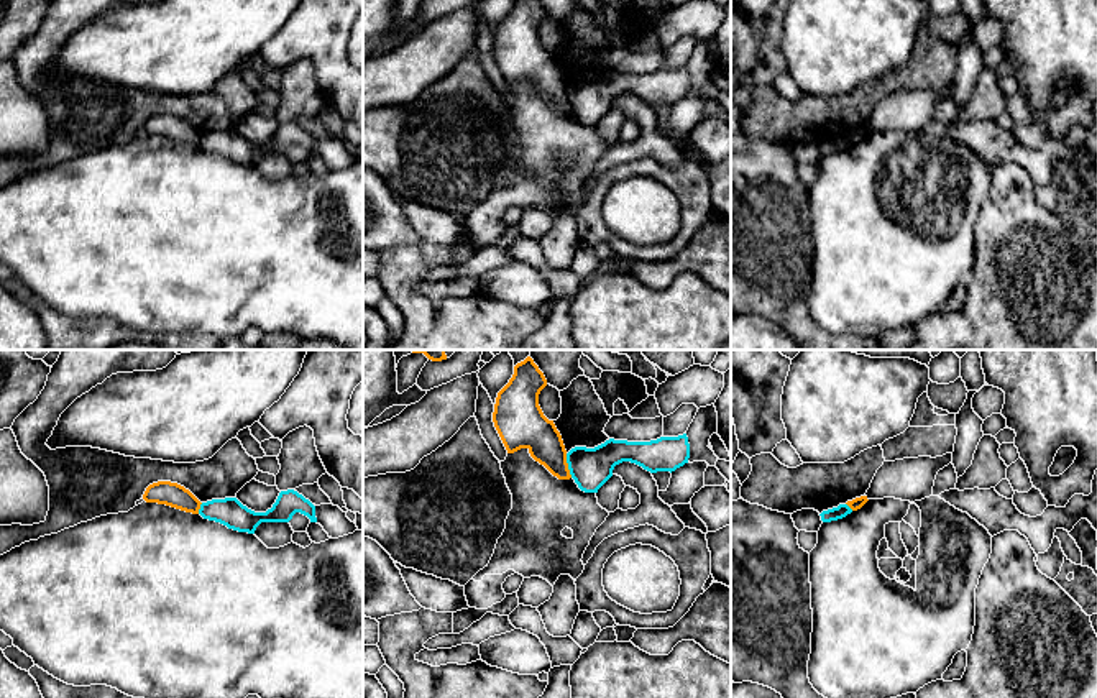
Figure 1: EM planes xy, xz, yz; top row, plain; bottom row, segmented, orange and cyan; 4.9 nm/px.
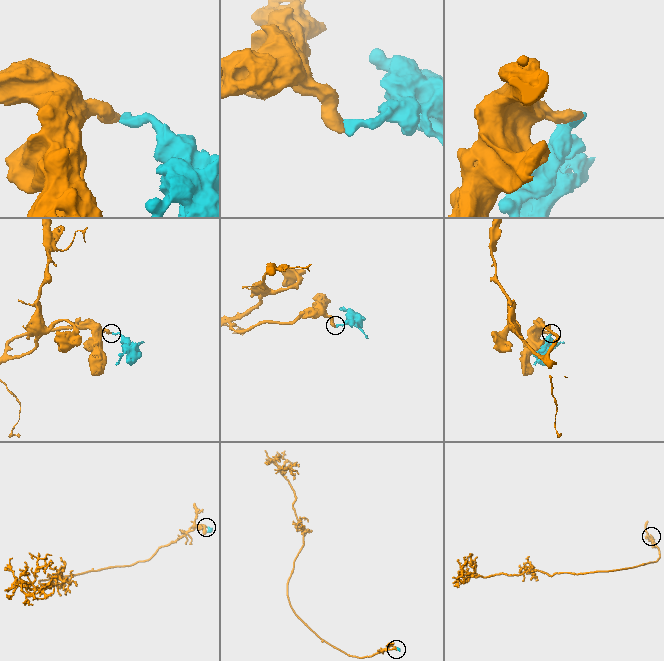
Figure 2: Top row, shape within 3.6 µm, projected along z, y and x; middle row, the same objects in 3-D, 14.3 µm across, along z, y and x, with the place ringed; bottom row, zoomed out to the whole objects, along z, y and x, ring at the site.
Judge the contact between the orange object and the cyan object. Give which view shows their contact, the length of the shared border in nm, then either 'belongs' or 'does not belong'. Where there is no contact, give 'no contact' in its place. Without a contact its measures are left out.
contact in xz; length 120 nm; does not belong

